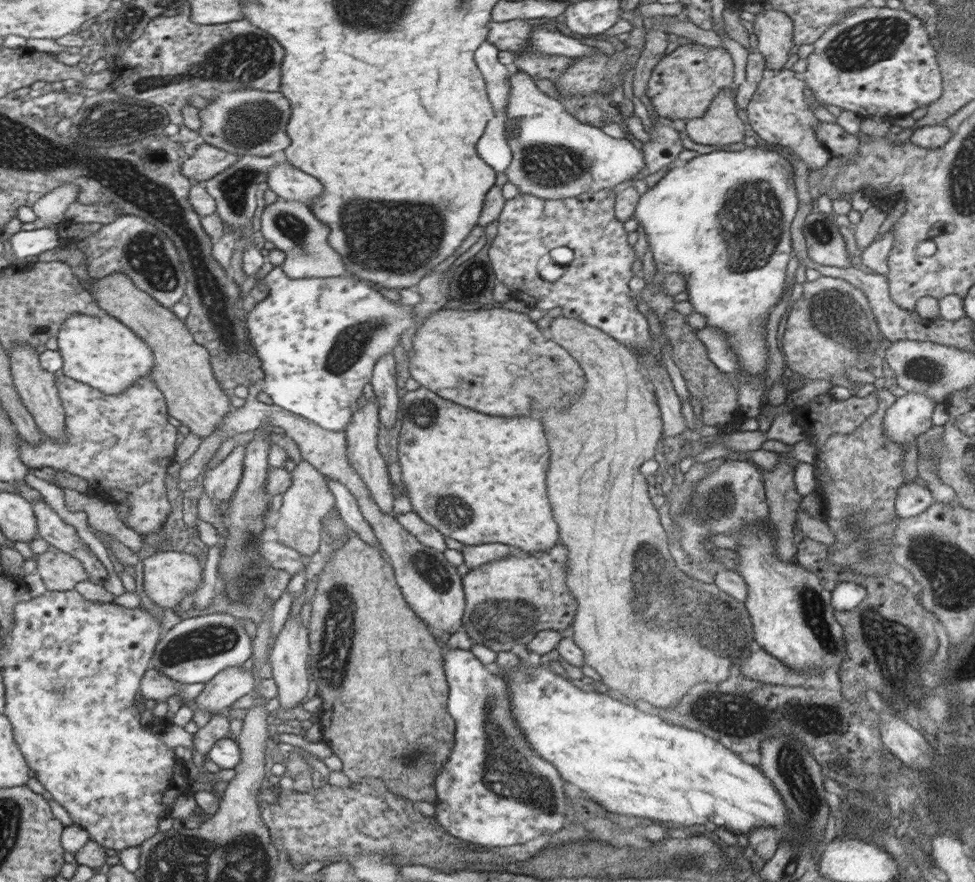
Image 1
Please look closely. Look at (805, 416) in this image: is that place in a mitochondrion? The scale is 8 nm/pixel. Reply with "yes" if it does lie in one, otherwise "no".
no

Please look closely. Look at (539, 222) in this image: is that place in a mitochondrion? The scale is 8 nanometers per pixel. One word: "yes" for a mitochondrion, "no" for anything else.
no

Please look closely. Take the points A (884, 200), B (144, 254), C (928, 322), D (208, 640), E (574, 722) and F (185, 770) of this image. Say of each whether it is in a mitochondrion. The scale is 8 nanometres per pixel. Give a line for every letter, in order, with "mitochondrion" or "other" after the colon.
A: other
B: mitochondrion
C: other
D: mitochondrion
E: other
F: other

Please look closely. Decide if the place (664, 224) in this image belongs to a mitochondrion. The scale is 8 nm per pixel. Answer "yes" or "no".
no

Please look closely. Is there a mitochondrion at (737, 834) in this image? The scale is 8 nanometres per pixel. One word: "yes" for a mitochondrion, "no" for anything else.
no

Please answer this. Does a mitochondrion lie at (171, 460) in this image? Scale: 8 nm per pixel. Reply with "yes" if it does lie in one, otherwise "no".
no

